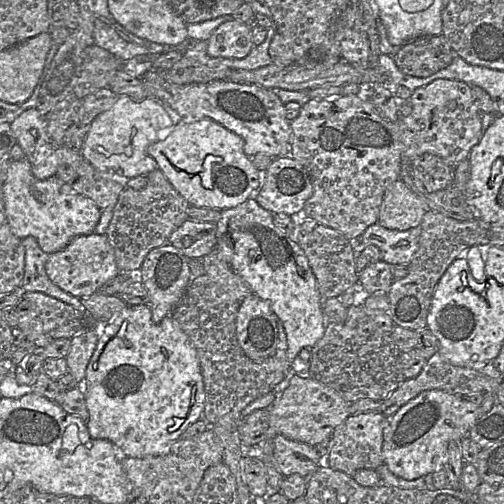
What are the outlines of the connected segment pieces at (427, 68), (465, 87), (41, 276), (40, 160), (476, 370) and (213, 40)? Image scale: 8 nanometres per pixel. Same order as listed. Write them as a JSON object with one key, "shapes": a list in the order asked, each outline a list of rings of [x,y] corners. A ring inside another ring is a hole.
{"shapes":[[[[441,34],[423,36],[405,43],[393,59],[402,73],[426,78],[448,67],[456,55],[446,37]]],[[[436,79],[424,87],[419,87],[412,92],[410,97],[412,104],[412,112],[409,116],[399,117],[395,122],[390,122],[383,119],[375,110],[373,105],[365,99],[362,94],[338,96],[331,99],[311,99],[302,105],[299,116],[291,121],[291,137],[290,137],[290,156],[297,160],[305,168],[309,175],[313,186],[313,193],[307,199],[304,205],[304,213],[307,217],[315,219],[317,222],[333,228],[342,233],[346,238],[352,240],[359,239],[366,228],[372,224],[377,223],[379,216],[379,209],[383,201],[384,193],[387,187],[400,179],[400,170],[402,163],[412,162],[414,158],[424,153],[434,154],[439,156],[445,163],[455,167],[459,162],[468,159],[471,149],[480,141],[482,130],[482,114],[476,104],[473,96],[471,86],[463,81],[449,80],[449,79]]],[[[29,236],[23,238],[22,243],[25,247],[25,271],[20,287],[26,292],[44,293],[85,311],[80,298],[65,292],[49,279],[45,269],[49,254],[39,247],[37,240]]],[[[36,107],[24,110],[11,122],[12,133],[39,180],[57,175],[56,147],[46,130],[46,118]]],[[[439,351],[429,357],[421,372],[414,378],[406,379],[388,398],[382,401],[380,412],[392,417],[404,404],[423,391],[437,389],[452,394],[467,396],[474,392],[496,393],[503,381],[501,374],[492,362],[483,366],[460,367],[452,365]]],[[[233,19],[216,28],[207,41],[207,54],[213,58],[243,59],[252,50],[252,31]]]]}

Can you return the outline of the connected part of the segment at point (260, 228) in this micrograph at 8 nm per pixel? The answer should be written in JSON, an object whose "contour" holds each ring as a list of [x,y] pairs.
{"contour":[[[248,198],[244,203],[240,204],[236,208],[222,210],[221,218],[216,224],[217,224],[217,230],[216,230],[217,243],[216,243],[215,250],[218,250],[220,252],[223,259],[250,286],[253,292],[252,294],[256,294],[263,300],[266,300],[270,304],[273,312],[280,318],[287,336],[286,354],[287,354],[287,361],[290,363],[290,369],[291,369],[291,363],[298,356],[300,350],[302,348],[312,348],[322,338],[325,331],[326,324],[328,322],[326,321],[326,317],[324,316],[323,313],[323,309],[322,309],[323,299],[319,294],[315,275],[309,266],[309,262],[304,251],[301,249],[301,247],[296,241],[292,240],[289,236],[287,236],[284,232],[282,232],[279,228],[275,226],[273,221],[273,213],[262,208],[258,204],[255,198]]]}

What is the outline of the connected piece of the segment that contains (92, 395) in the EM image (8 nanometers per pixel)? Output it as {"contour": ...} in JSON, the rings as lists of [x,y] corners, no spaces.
{"contour":[[[147,304],[127,305],[101,328],[84,381],[78,385],[85,394],[90,437],[110,441],[131,458],[167,455],[182,433],[203,416],[205,390],[195,347],[172,315],[155,323]]]}

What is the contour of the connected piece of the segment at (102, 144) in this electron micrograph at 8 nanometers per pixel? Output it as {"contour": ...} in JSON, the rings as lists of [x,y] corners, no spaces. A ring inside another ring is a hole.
{"contour":[[[120,96],[89,125],[82,156],[104,178],[125,186],[129,179],[148,175],[158,168],[157,162],[148,155],[147,148],[158,141],[161,130],[171,127],[174,128],[173,121],[160,101],[134,100],[128,96]]]}

